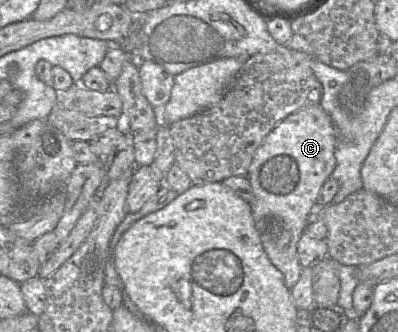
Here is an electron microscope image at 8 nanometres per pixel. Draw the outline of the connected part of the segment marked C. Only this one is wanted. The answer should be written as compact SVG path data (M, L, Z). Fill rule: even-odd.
M320 104L301 108L296 112L290 114L286 118L284 118L282 121L280 121L274 127L274 129L265 137L265 139L262 141L260 146L255 151L252 163L248 170L247 178L251 183L254 194L254 200L249 204L251 207L255 227L257 229L257 232L259 233L264 251L266 252L272 264L283 274L285 285L290 290L298 282L302 272L302 266L300 264L298 255L298 242L301 238L301 235L304 233L304 228L306 226L306 221L309 214L313 212L315 209L317 209L317 199L321 188L323 187L325 182L331 177L331 174L336 167L335 150L337 140L338 140L337 131L336 128L334 127L332 119L327 114L327 112L321 107Z

